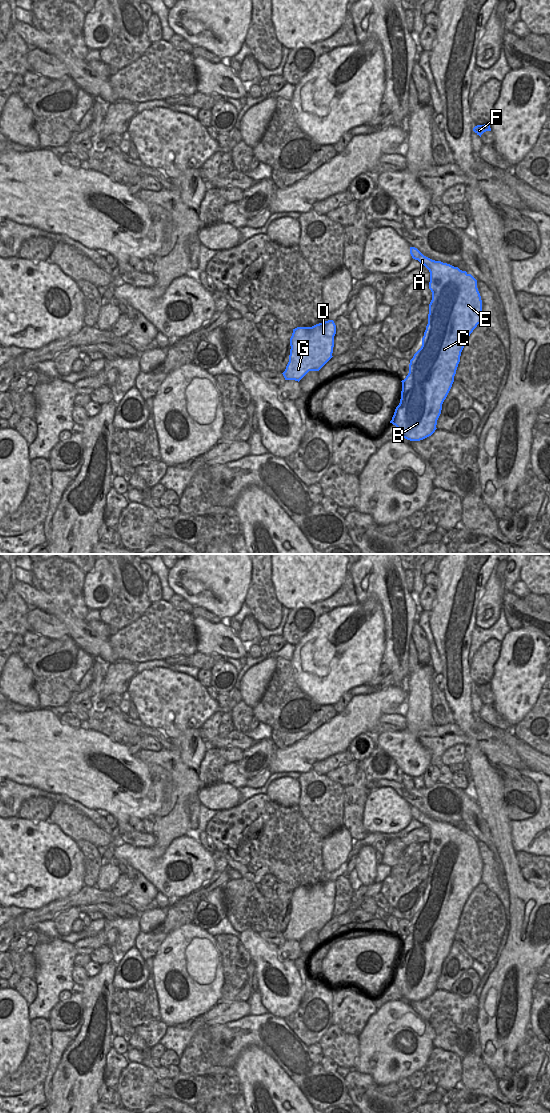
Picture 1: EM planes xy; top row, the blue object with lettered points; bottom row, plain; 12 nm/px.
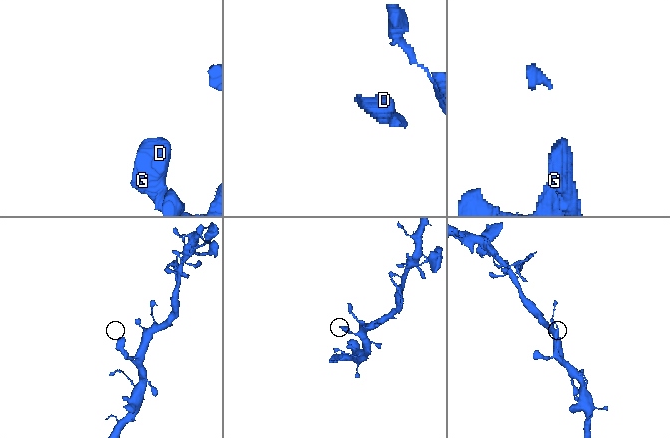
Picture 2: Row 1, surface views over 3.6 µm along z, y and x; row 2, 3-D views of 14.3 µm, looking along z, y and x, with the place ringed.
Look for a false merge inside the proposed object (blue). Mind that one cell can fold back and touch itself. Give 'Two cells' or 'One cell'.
One cell.

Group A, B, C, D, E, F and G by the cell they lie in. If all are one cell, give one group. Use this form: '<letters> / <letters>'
A B C D E F G

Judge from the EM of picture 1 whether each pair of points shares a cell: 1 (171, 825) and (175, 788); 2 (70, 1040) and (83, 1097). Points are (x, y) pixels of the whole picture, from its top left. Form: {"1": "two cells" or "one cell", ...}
{"1": "one cell", "2": "one cell"}

